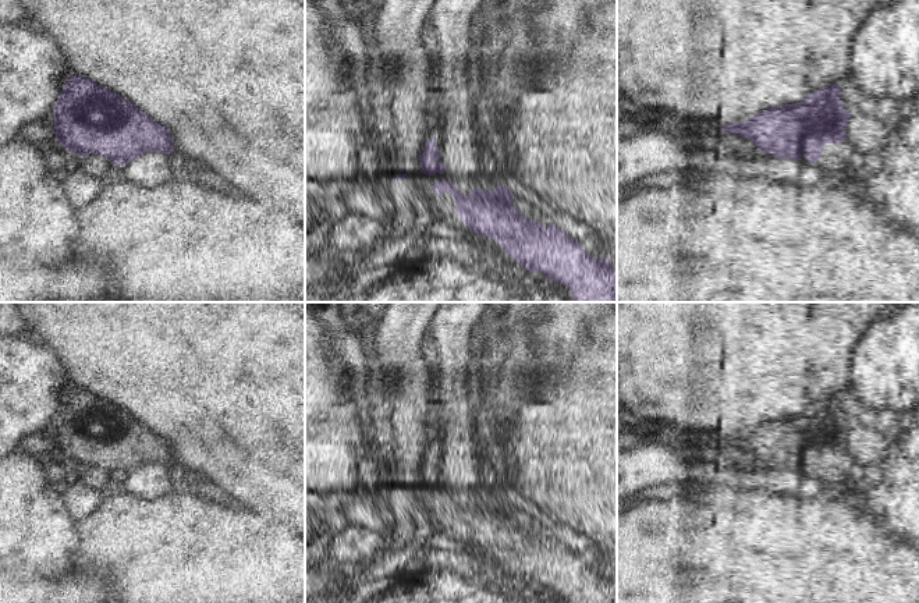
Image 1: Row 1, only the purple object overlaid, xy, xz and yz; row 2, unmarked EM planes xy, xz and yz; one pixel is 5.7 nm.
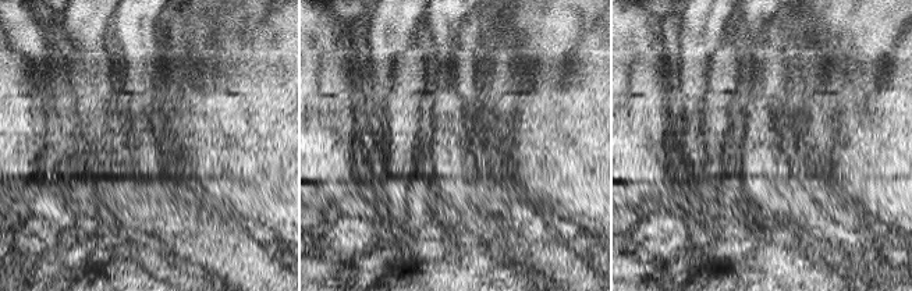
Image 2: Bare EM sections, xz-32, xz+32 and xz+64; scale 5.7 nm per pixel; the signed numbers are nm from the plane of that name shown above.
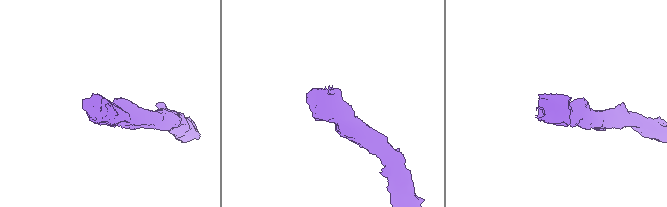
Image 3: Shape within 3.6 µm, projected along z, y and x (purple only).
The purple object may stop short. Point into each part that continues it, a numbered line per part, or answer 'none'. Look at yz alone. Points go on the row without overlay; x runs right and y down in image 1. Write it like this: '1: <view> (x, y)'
none

